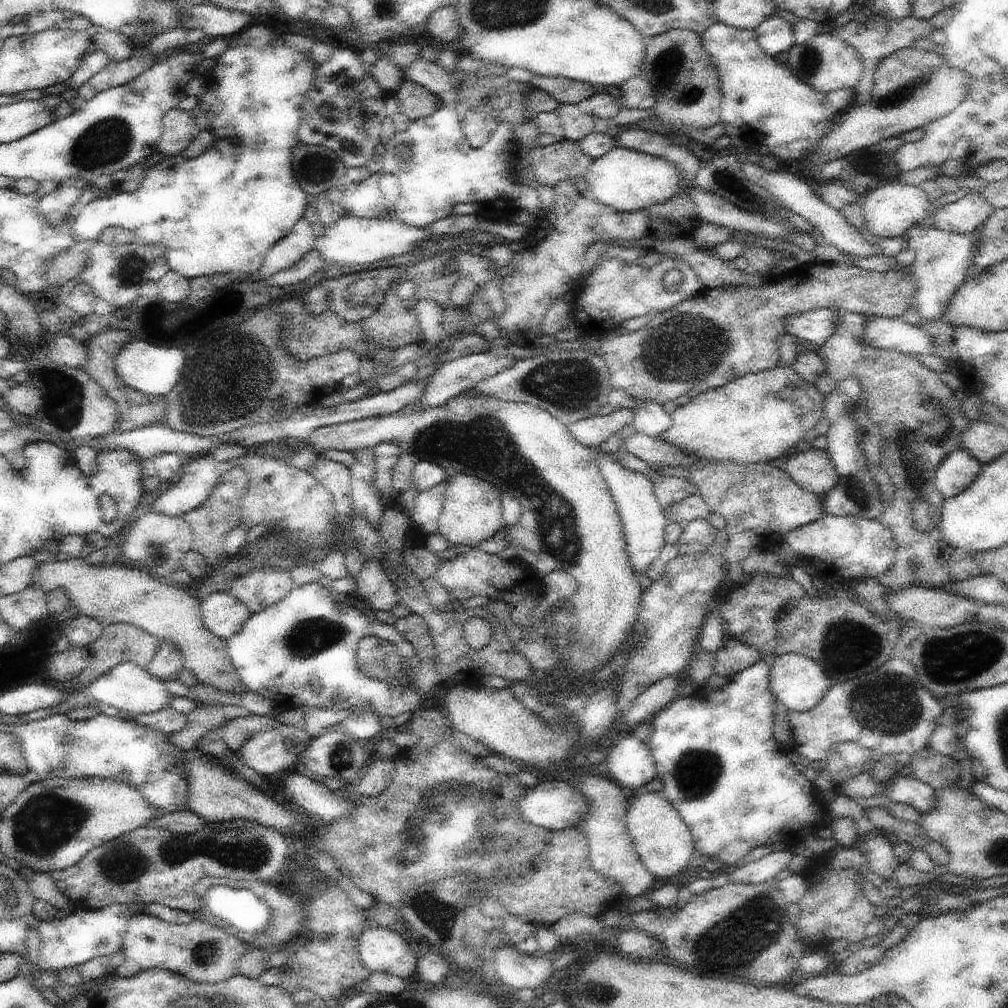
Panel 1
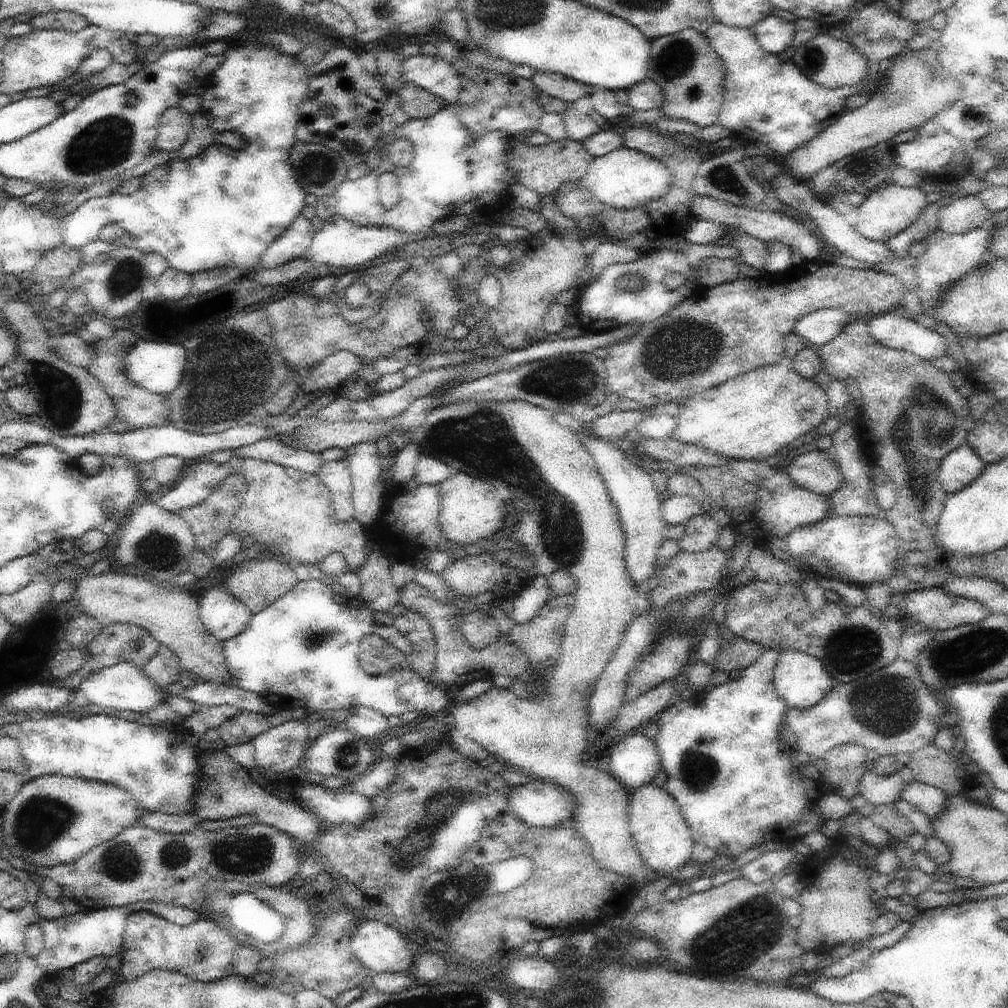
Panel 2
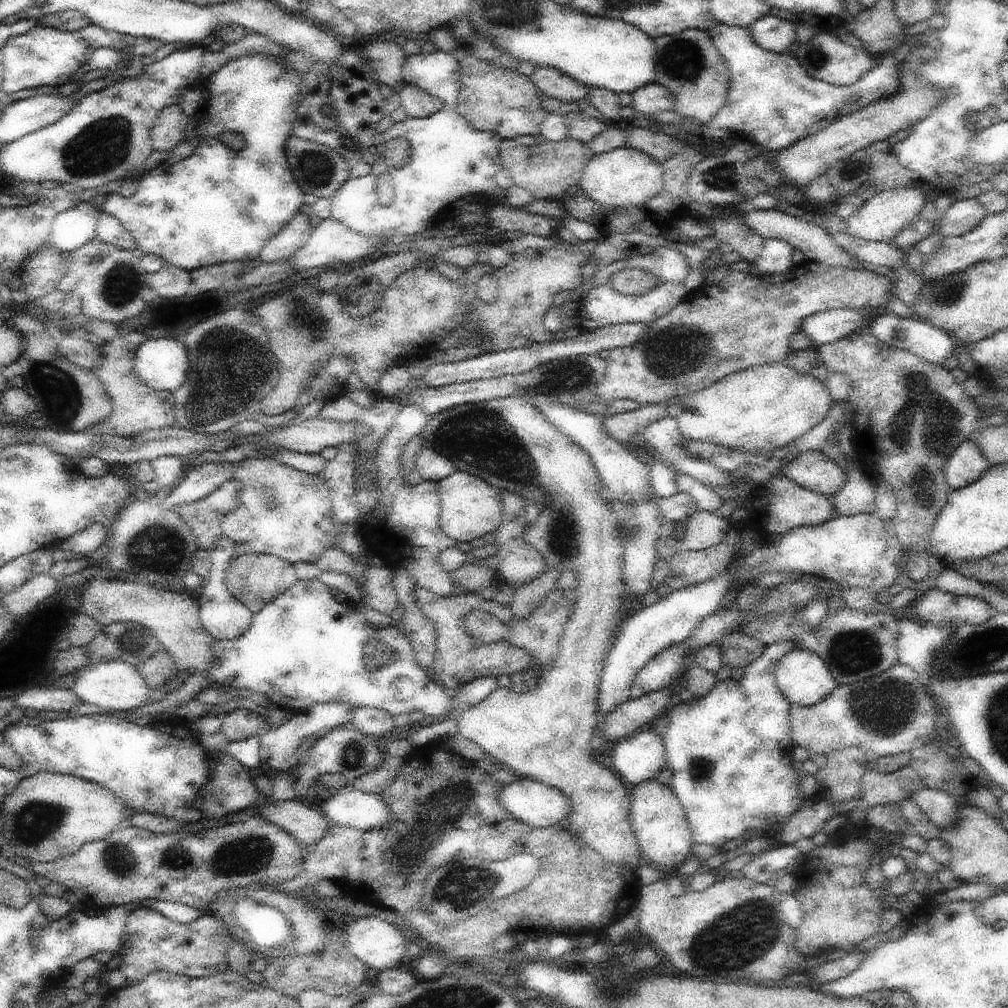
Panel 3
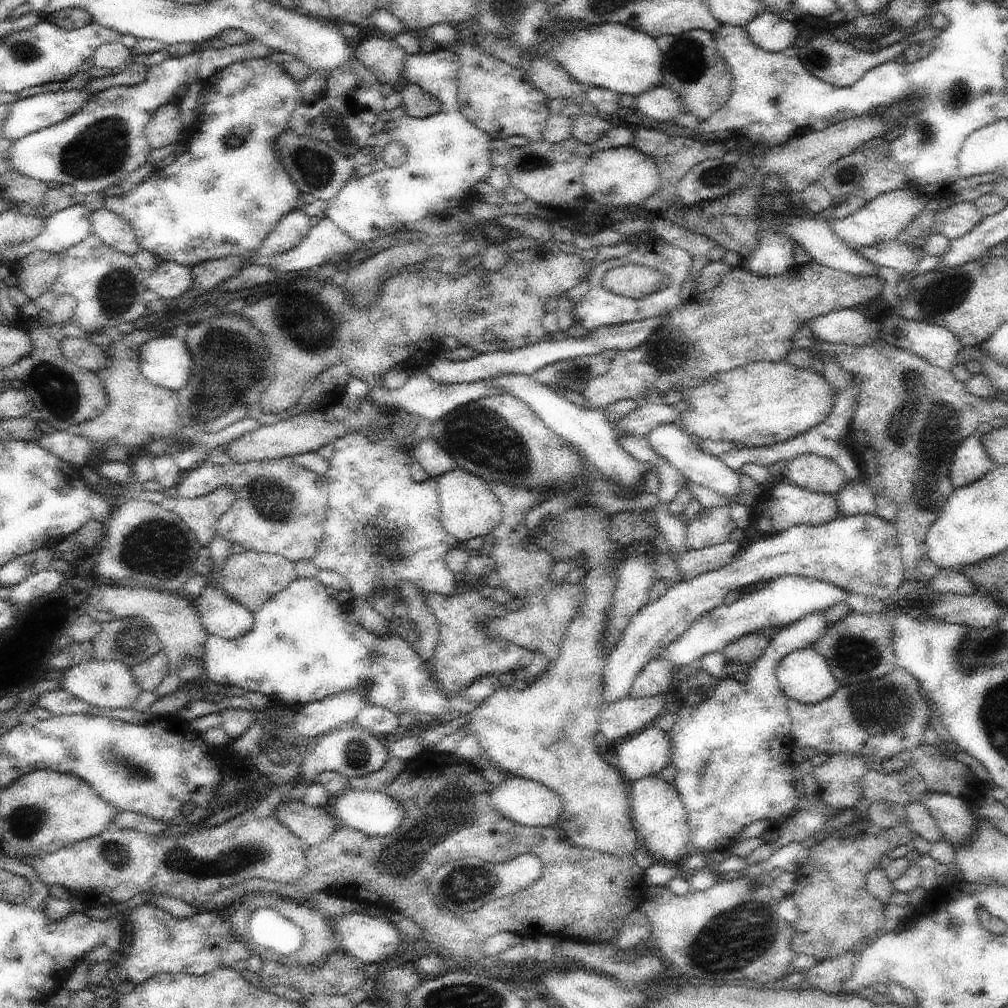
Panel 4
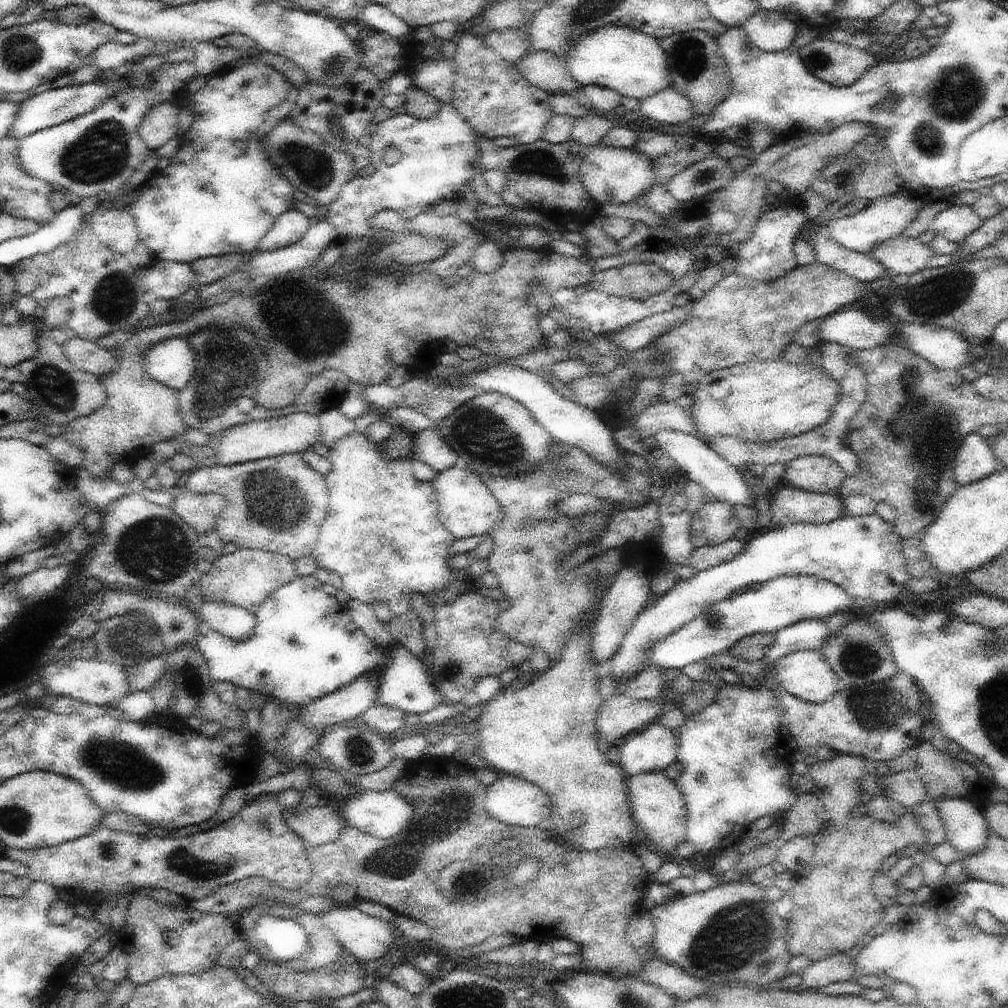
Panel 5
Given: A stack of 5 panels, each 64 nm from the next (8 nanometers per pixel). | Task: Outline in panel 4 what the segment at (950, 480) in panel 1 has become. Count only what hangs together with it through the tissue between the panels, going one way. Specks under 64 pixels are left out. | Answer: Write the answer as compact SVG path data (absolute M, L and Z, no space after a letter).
M977 434L968 436L958 448L950 466L953 486L963 488L977 482L997 466L980 437Z

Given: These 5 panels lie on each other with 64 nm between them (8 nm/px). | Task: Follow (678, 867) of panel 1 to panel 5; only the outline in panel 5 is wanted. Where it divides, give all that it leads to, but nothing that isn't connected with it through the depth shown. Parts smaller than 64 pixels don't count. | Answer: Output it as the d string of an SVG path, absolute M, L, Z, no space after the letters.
M642 772L626 780L635 824L646 833L646 843L655 852L666 856L680 856L679 846L686 842L687 808L684 797L675 781L662 772Z

